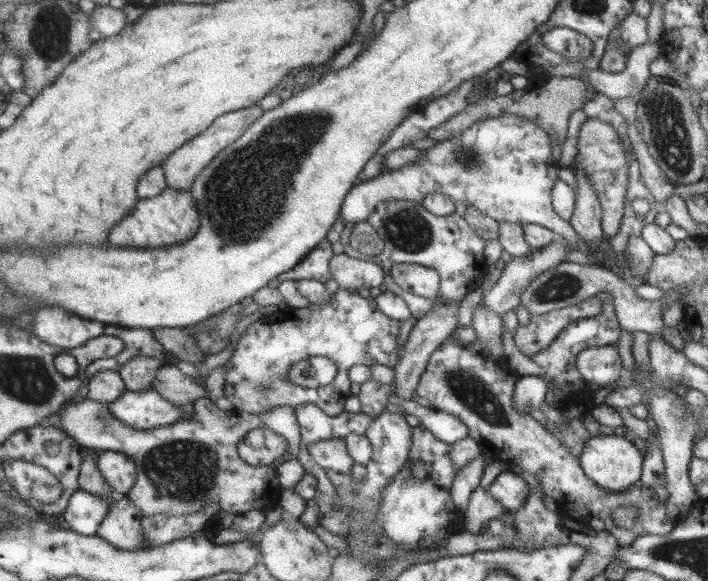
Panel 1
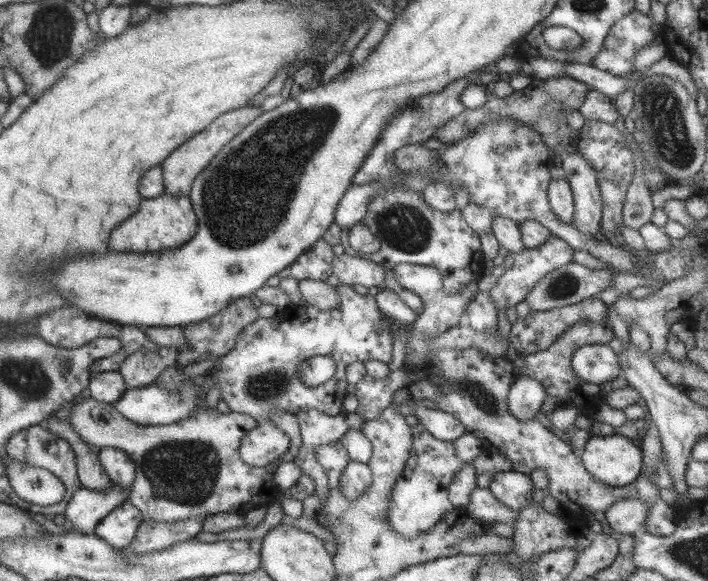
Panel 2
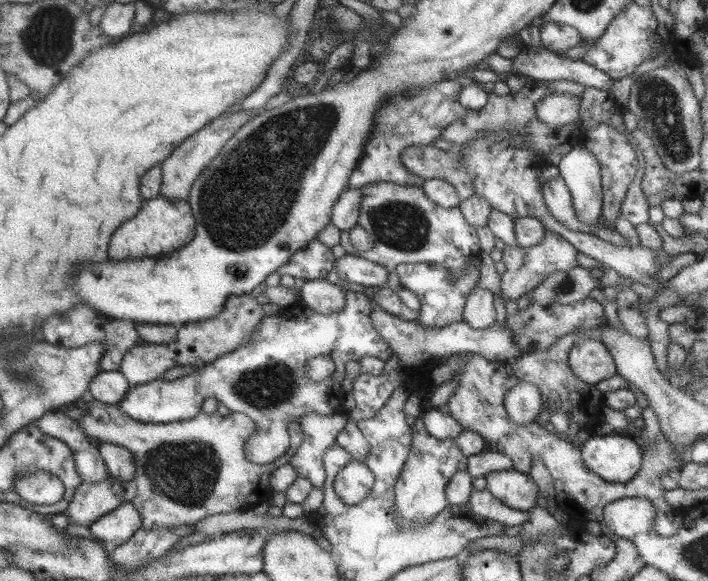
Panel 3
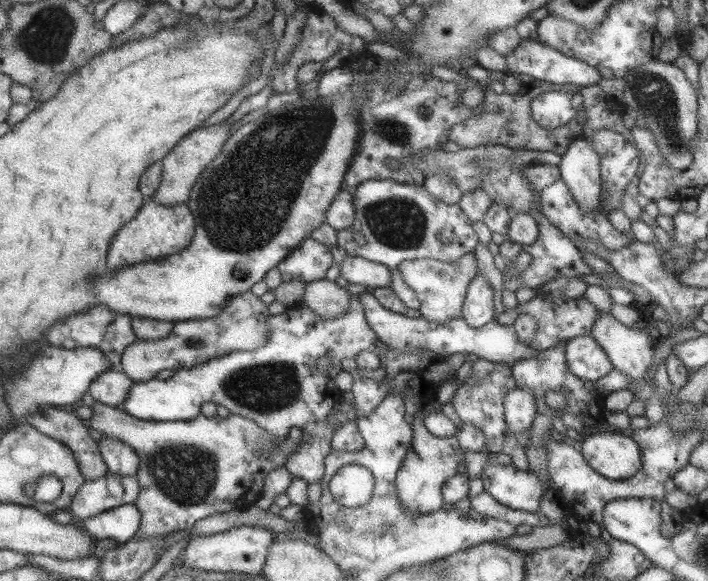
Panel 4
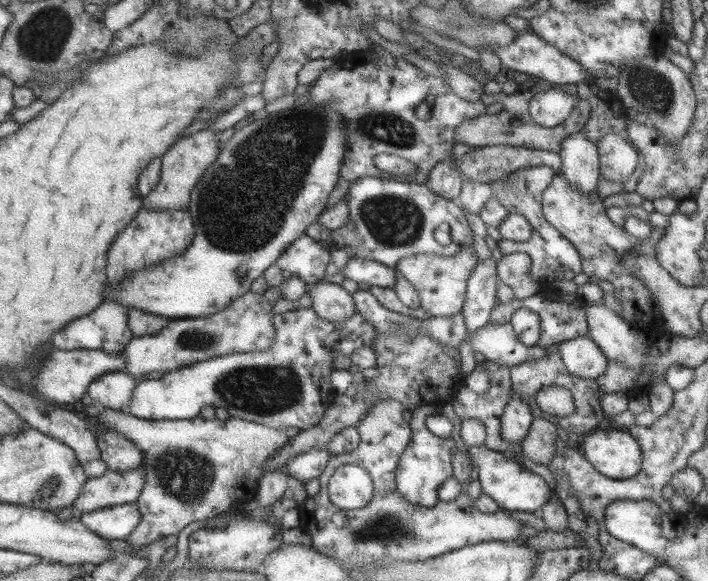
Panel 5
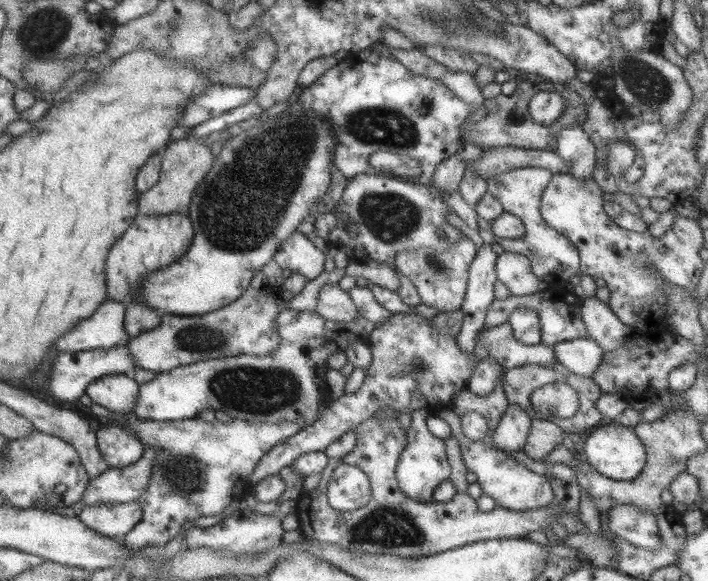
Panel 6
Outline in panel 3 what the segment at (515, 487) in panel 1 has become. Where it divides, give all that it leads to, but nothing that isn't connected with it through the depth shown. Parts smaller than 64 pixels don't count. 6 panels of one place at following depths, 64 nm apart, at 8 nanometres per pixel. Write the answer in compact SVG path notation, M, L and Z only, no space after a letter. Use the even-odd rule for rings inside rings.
M513 468L505 470L492 470L485 477L485 490L488 490L493 498L500 500L505 506L512 508L513 510L527 511L533 508L535 504L535 499L538 492L538 486L533 482L533 479L528 475L528 473L522 473Z

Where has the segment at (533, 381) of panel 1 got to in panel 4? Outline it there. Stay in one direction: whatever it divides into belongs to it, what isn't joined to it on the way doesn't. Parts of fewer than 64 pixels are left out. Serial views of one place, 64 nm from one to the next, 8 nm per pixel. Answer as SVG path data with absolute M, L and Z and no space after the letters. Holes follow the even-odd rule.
M511 389L503 399L504 421L510 432L528 430L535 418L535 403L530 390Z

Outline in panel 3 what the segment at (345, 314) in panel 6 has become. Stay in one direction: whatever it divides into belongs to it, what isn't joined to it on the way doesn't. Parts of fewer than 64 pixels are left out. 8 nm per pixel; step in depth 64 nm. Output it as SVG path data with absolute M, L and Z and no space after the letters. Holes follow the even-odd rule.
M326 279L299 282L299 302L319 314L333 314L345 307L345 291L340 284L331 284Z

